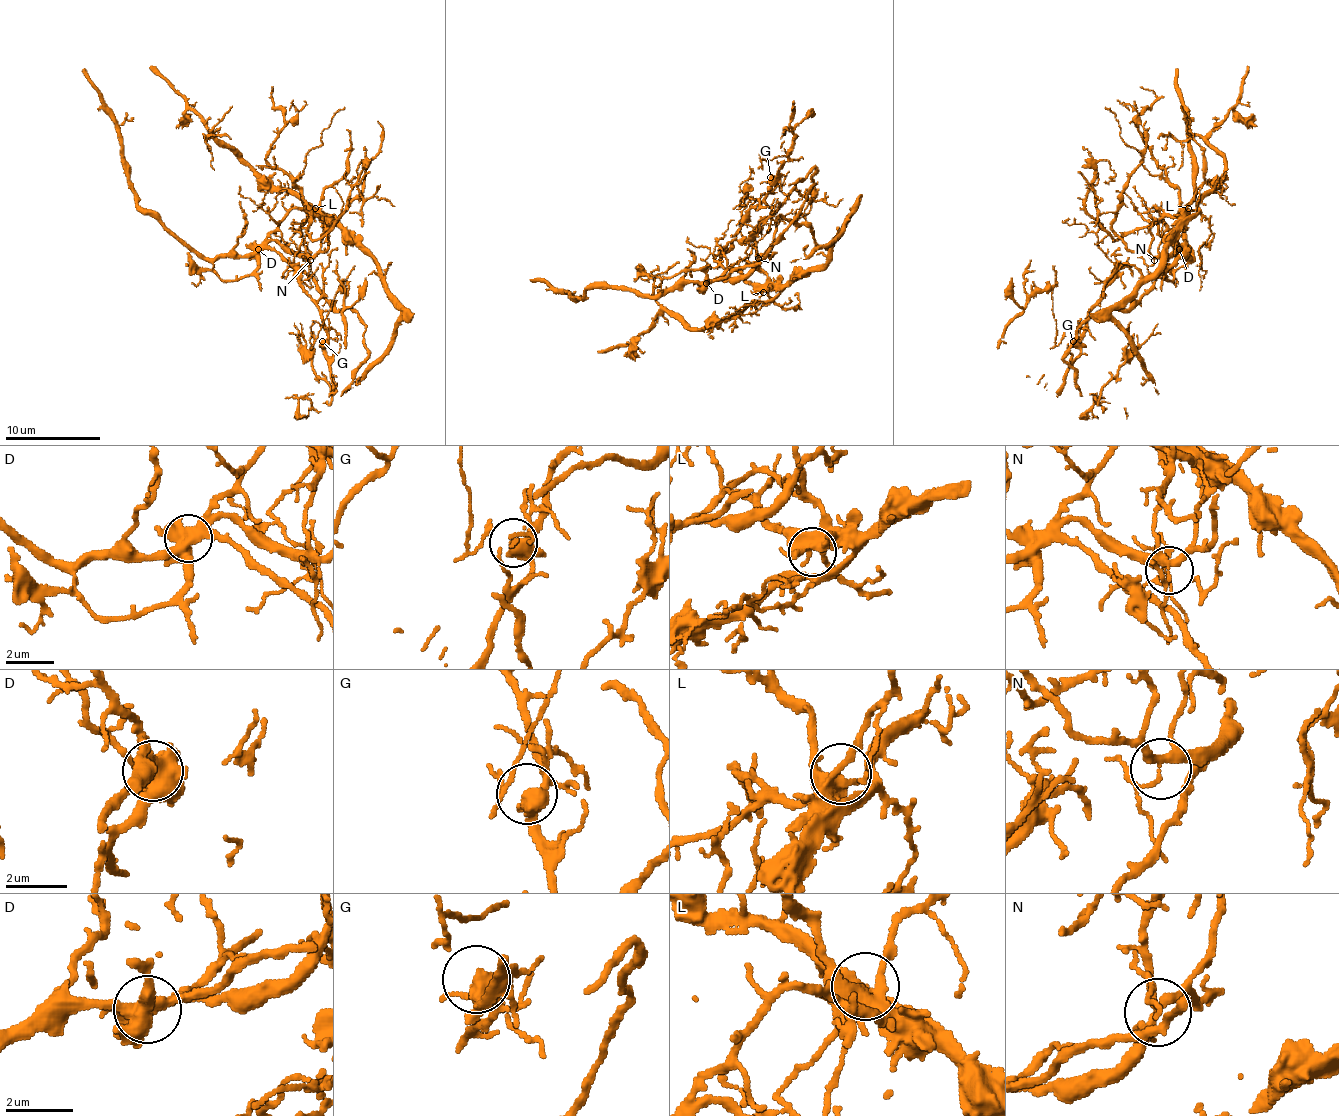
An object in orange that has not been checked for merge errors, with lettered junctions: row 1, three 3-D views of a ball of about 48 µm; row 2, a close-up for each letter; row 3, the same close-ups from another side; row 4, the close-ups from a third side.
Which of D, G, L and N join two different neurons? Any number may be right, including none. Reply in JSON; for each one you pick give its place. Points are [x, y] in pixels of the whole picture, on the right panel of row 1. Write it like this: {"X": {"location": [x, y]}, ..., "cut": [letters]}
{"D": {"location": [1179, 249]}, "cut": ["D"]}

